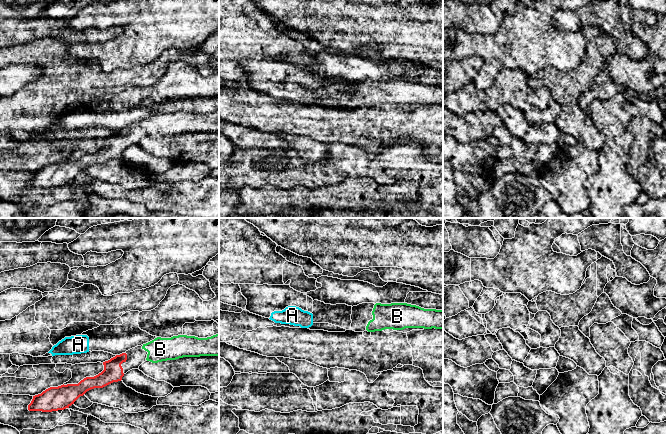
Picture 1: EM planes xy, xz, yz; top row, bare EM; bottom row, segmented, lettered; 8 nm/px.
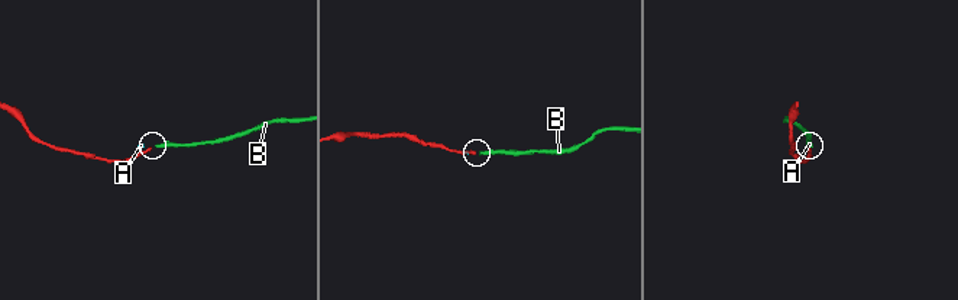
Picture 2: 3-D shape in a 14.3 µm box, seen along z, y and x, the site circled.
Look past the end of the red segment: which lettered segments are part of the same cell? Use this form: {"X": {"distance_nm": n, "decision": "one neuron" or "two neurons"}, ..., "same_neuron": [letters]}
{"A": {"distance_nm": 150, "decision": "two neurons"}, "B": {"distance_nm": 140, "decision": "one neuron"}, "same_neuron": ["B"]}

